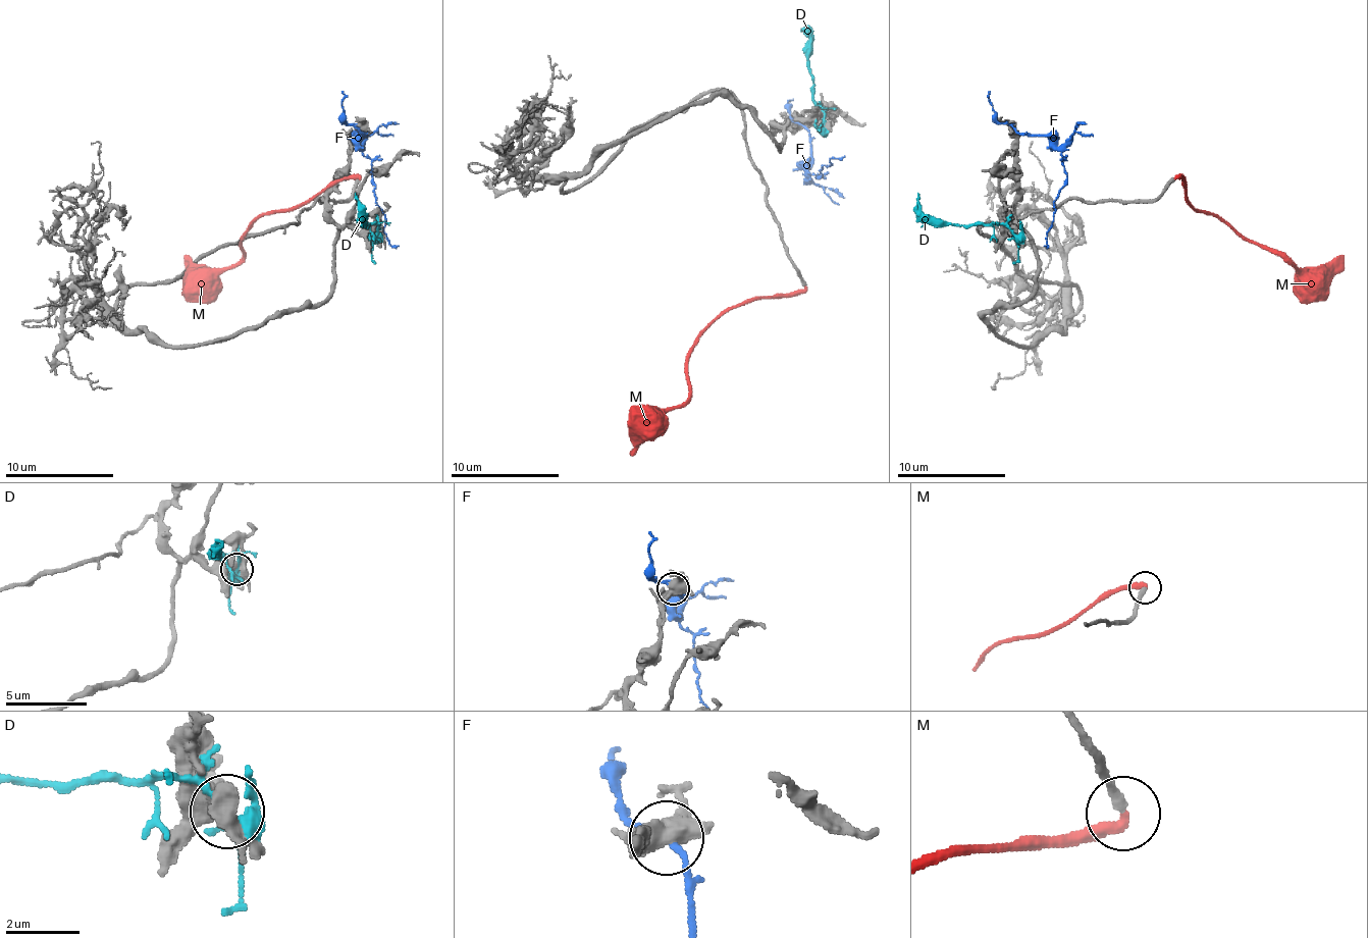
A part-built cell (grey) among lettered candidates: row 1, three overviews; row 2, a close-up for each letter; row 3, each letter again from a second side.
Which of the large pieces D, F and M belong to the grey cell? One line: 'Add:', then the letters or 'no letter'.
Add: M

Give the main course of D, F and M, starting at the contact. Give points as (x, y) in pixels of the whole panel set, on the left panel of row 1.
D: (376, 232), (378, 224), (363, 224), (363, 211), (355, 192)
F: (357, 129), (365, 136), (360, 151), (371, 159), (371, 181), (386, 241), (398, 246)
M: (360, 178), (330, 181), (311, 198), (262, 214), (246, 230), (238, 262), (197, 268), (183, 254)

